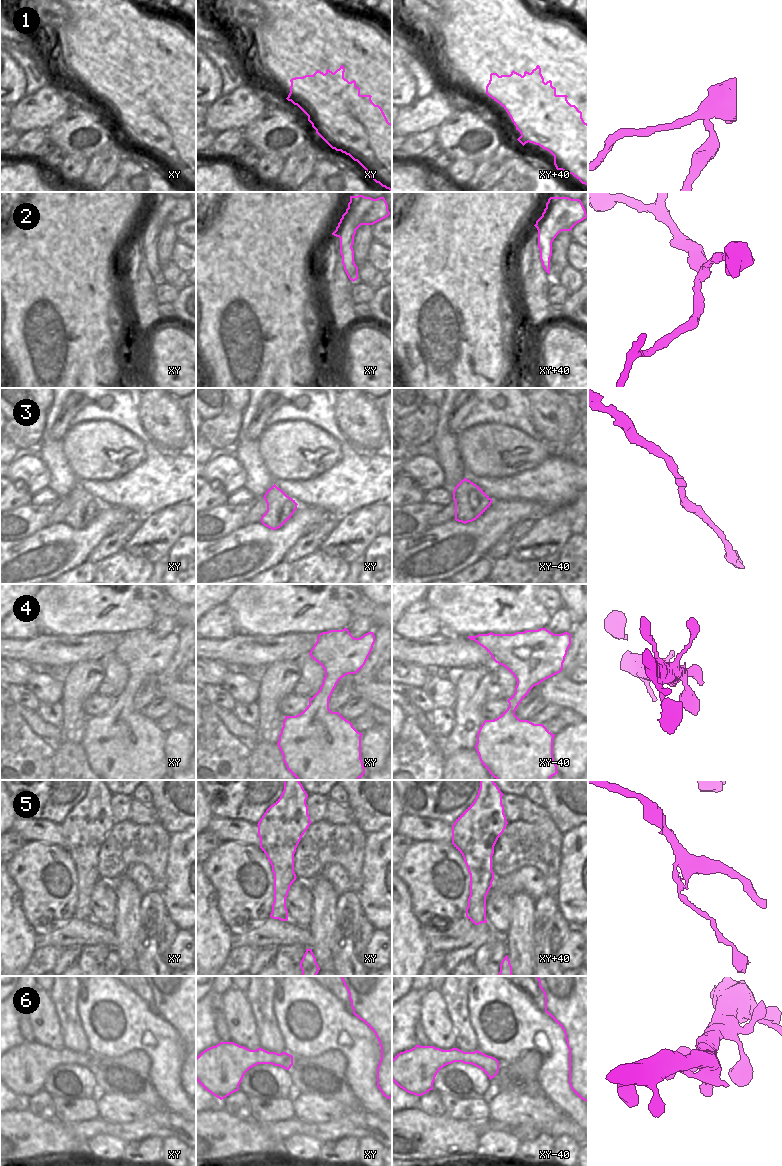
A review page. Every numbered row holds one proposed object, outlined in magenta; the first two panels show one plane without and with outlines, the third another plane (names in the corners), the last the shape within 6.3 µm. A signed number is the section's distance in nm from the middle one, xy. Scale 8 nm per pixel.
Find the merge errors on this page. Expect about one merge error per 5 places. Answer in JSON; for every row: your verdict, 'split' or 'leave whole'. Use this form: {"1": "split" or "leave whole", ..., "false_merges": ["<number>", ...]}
{"1": "split", "2": "leave whole", "3": "leave whole", "4": "leave whole", "5": "leave whole", "6": "leave whole", "false_merges": ["1"]}

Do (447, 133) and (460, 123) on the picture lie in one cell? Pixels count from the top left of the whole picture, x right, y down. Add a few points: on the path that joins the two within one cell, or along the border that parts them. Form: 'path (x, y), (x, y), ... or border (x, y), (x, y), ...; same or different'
path (450, 130), (457, 126); same

